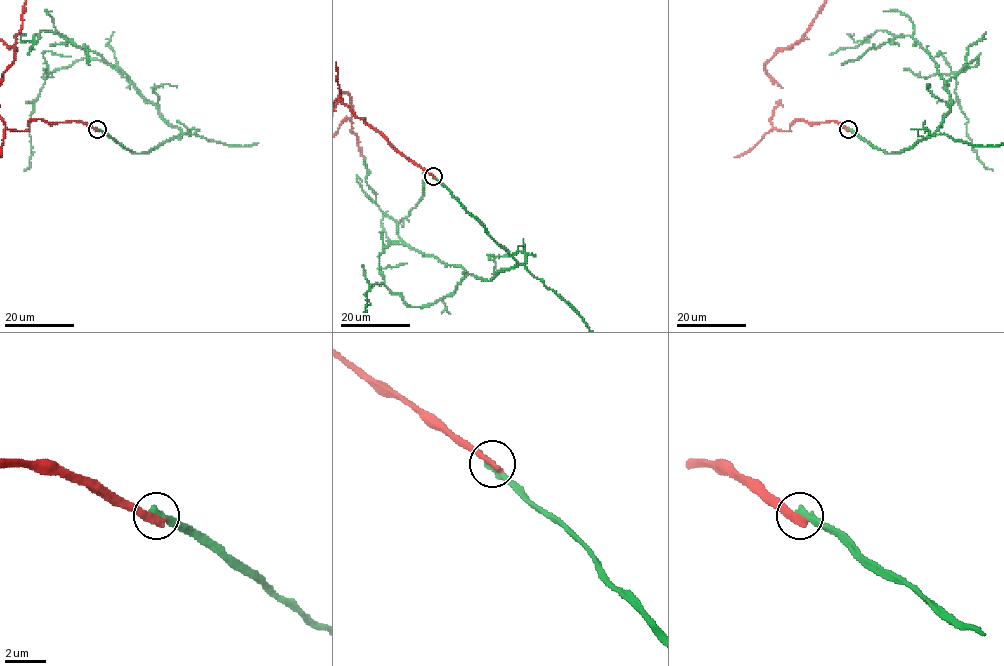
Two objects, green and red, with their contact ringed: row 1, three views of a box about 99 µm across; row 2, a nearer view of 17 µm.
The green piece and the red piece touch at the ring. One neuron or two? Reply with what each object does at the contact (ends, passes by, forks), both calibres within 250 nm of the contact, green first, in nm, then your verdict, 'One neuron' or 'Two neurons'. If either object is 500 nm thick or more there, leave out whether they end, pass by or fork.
At the ring green ends. At the ring red ends. Thickness 360 nm (green) against 400 nm. Two neurons

